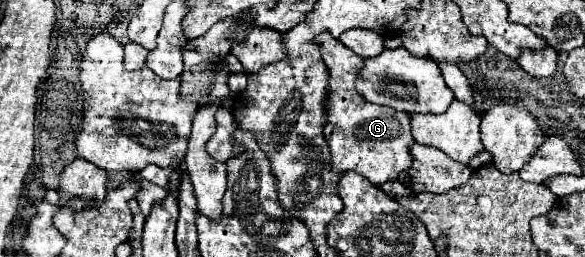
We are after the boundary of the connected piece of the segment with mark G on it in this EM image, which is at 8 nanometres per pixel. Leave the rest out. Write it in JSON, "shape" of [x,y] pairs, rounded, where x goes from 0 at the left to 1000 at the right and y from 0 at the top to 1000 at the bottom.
{"shape":[[[564,128],[544,136],[540,160],[550,175],[550,222],[564,276],[564,370],[557,416],[561,471],[554,486],[554,533],[564,572],[568,658],[578,673],[609,665],[639,720],[677,704],[680,681],[701,658],[708,626],[701,603],[701,572],[708,564],[701,525],[701,440],[626,401],[626,385],[619,385],[609,346],[612,268],[619,268],[622,230],[571,152]]]}

